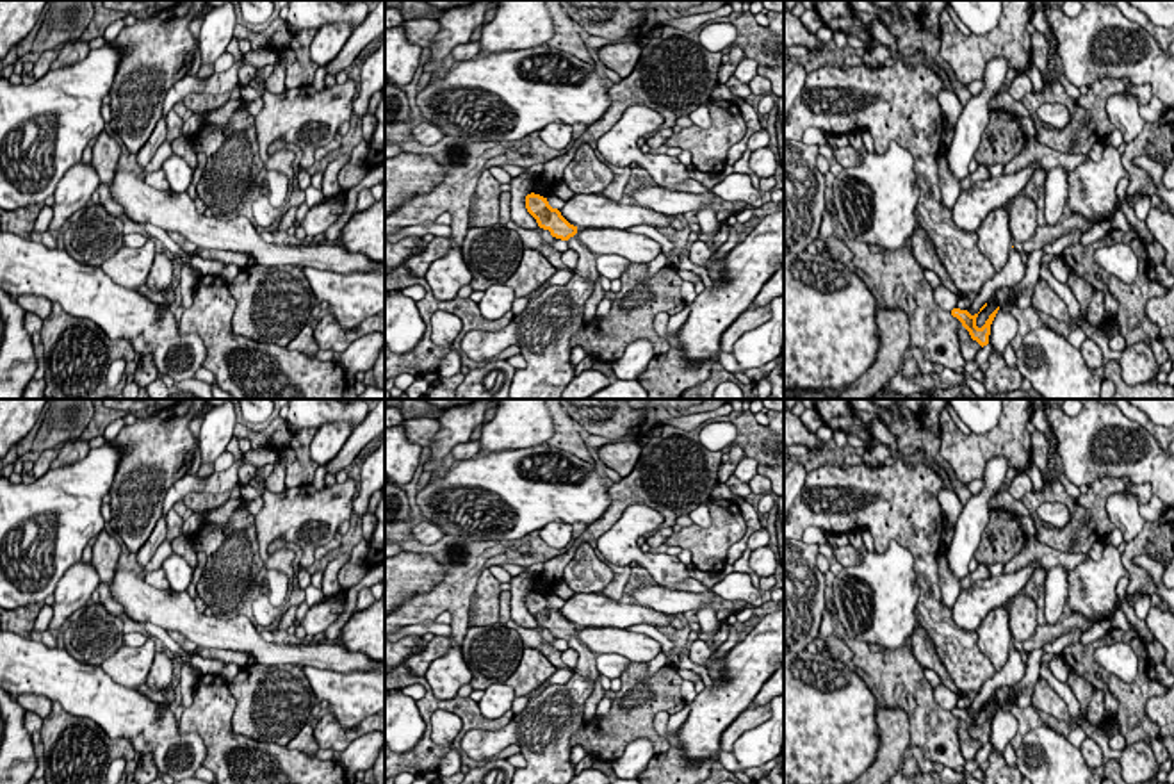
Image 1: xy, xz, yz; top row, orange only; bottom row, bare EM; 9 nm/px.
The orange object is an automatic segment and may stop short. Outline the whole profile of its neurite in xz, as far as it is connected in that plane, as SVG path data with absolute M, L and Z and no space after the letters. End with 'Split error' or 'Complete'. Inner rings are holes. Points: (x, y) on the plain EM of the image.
M540 593L526 595L526 608L536 618L538 625L549 629L552 636L567 640L568 647L579 654L575 674L588 677L593 686L600 677L595 657L597 652L590 650L577 636L577 625L570 624L558 608L552 608L547 597Z. Split error

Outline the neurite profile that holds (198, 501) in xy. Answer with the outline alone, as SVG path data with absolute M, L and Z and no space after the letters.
M191 492L185 495L183 504L192 510L192 513L212 511L230 501L230 492L223 494L207 494L207 492Z

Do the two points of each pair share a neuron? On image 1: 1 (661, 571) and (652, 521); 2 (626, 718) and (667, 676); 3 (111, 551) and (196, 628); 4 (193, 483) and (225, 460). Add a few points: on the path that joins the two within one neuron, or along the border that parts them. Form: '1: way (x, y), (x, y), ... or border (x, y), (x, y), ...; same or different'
1: way (647, 560), (633, 547), (633, 535), (638, 530); same
2: way (636, 708), (658, 686); same
3: border (118, 565), (109, 585); different
4: border (234, 460), (228, 467), (214, 471); different

